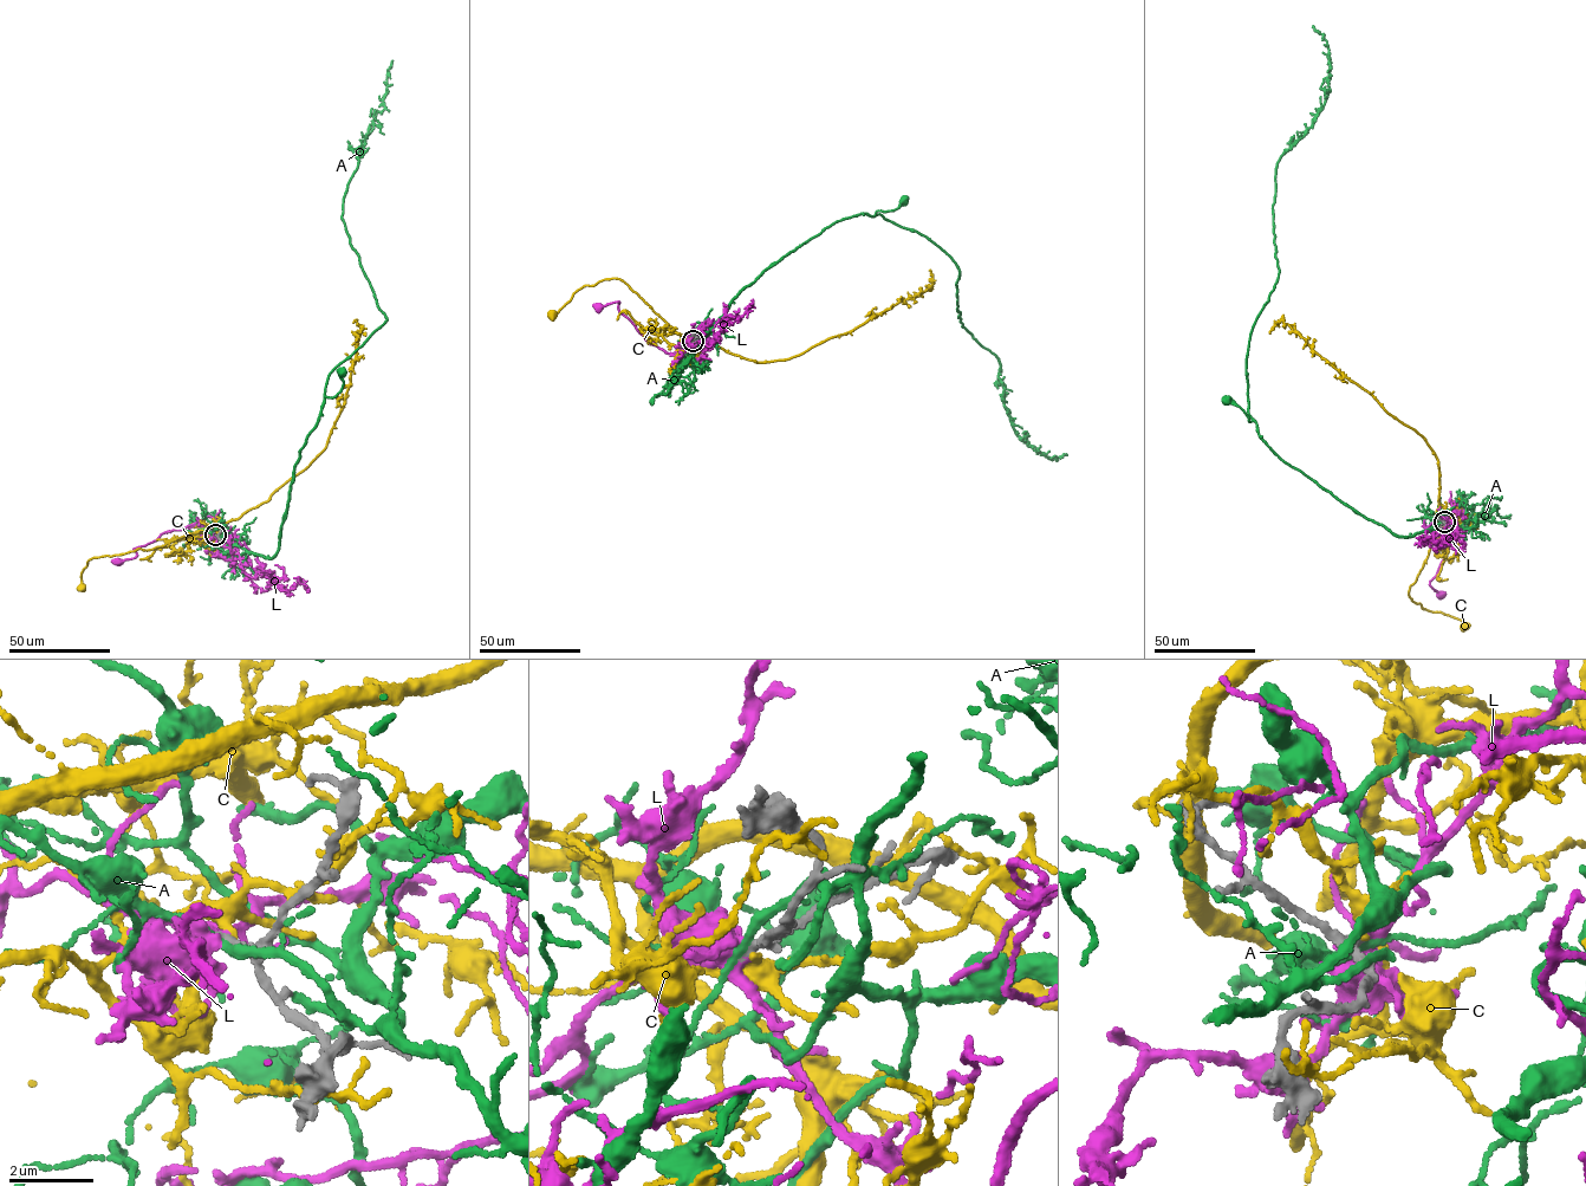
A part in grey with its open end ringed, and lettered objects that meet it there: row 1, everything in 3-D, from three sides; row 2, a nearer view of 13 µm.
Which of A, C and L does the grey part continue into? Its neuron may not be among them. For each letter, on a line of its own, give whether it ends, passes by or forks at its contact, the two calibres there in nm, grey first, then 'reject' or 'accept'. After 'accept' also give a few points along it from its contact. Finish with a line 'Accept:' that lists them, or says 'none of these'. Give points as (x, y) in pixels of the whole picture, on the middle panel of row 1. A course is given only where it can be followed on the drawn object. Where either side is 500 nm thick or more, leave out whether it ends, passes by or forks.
A: it forks; calibres 170 and 180 nm; reject
C: it forks; calibres 140 and 280 nm; reject
L: it forks; calibres 140 and 260 nm; accept; course (693, 341), (703, 360), (677, 356), (651, 344), (619, 311), (618, 302), (598, 305)
Accept: L

